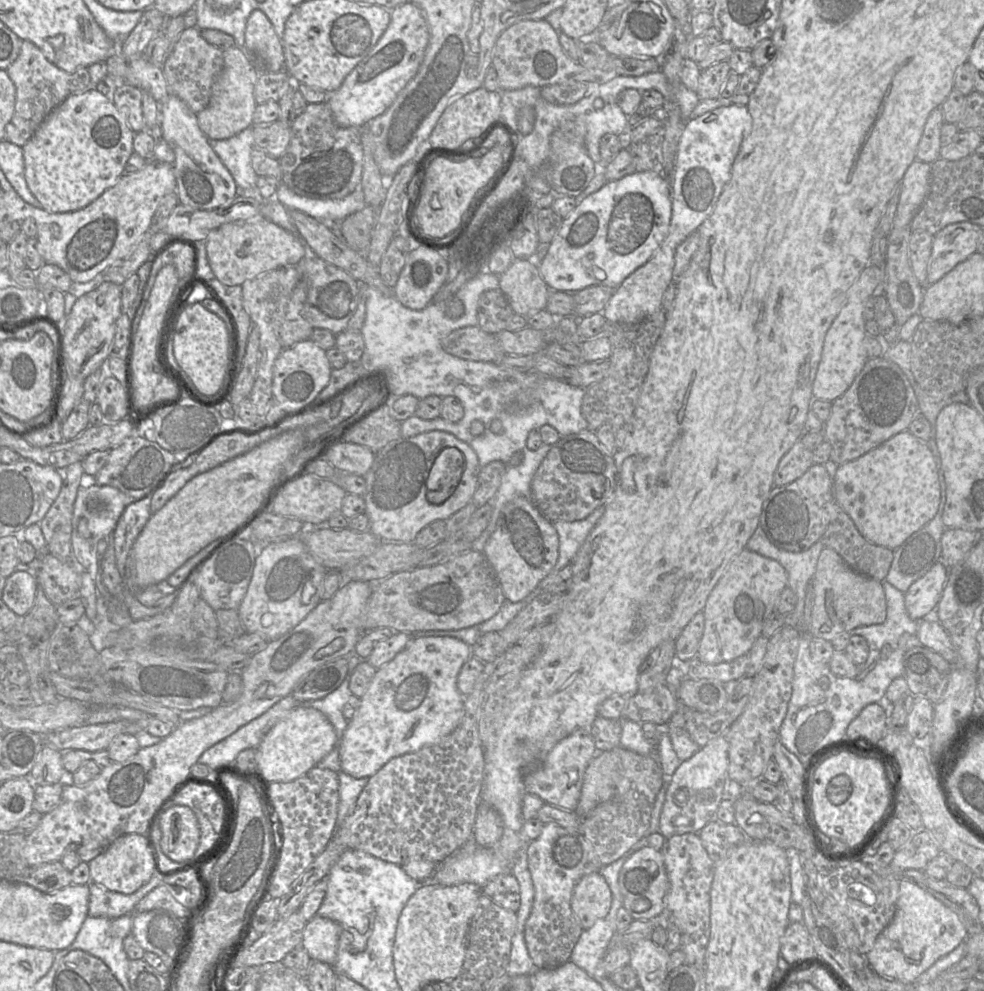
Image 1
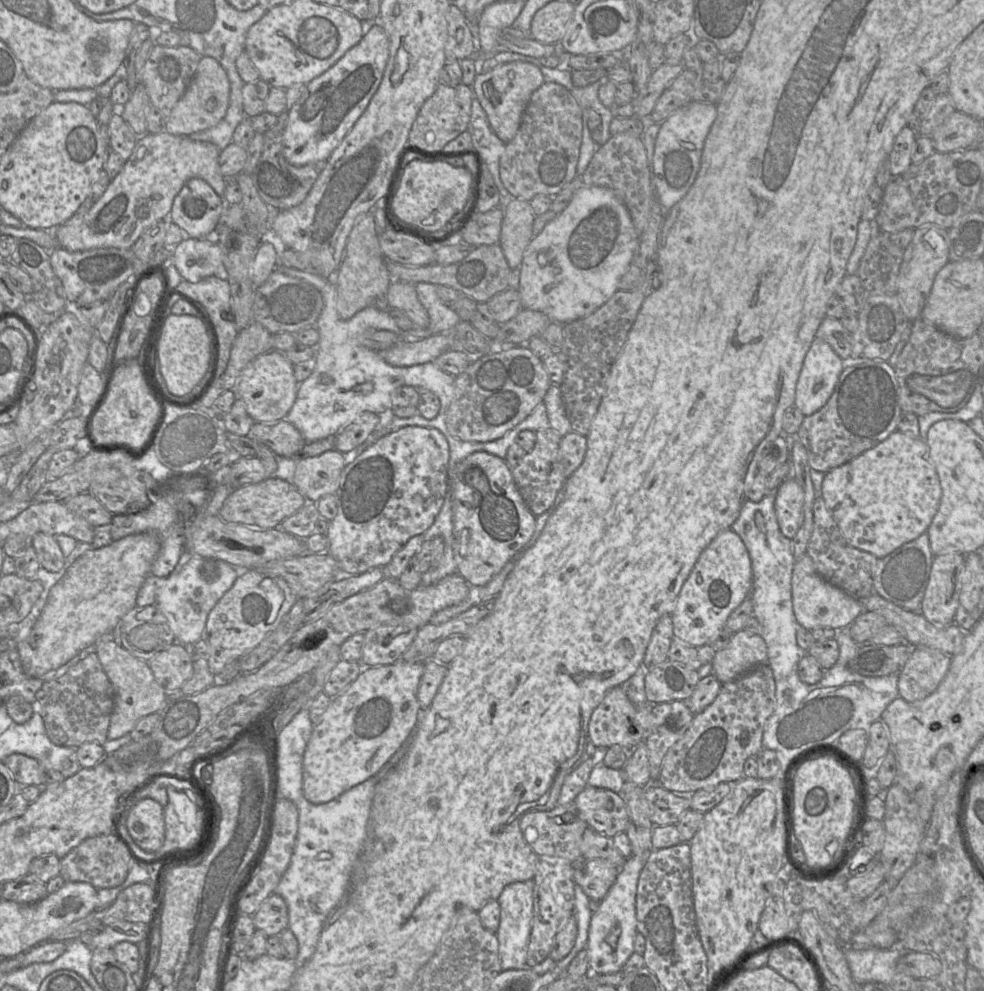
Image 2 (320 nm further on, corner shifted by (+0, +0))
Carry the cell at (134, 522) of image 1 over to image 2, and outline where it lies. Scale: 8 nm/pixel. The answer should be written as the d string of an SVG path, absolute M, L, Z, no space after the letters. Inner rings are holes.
M162 484L159 487L164 489L164 493L161 495L154 493L146 509L134 514L113 515L110 523L112 541L133 534L150 533L159 543L159 551L152 563L150 574L145 578L137 593L136 605L138 607L146 607L155 603L158 590L165 584L166 578L172 573L185 550L184 529L193 516L208 504L212 495L212 486L195 491L167 490Z

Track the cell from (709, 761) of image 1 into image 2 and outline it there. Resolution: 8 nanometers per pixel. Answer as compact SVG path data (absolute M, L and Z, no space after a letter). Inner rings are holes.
M650 853L631 855L621 866L614 884L606 896L599 901L599 908L592 912L586 945L591 974L612 974L622 967L634 952L636 929L636 893L640 873Z

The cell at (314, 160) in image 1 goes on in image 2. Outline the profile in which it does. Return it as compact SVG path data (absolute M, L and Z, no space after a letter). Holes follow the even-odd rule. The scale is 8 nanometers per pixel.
M284 111L277 115L276 124L263 134L262 153L251 173L253 184L260 198L272 211L289 209L302 203L316 181L323 165L321 163L295 166L285 159L283 156L283 134L287 122L288 111Z

